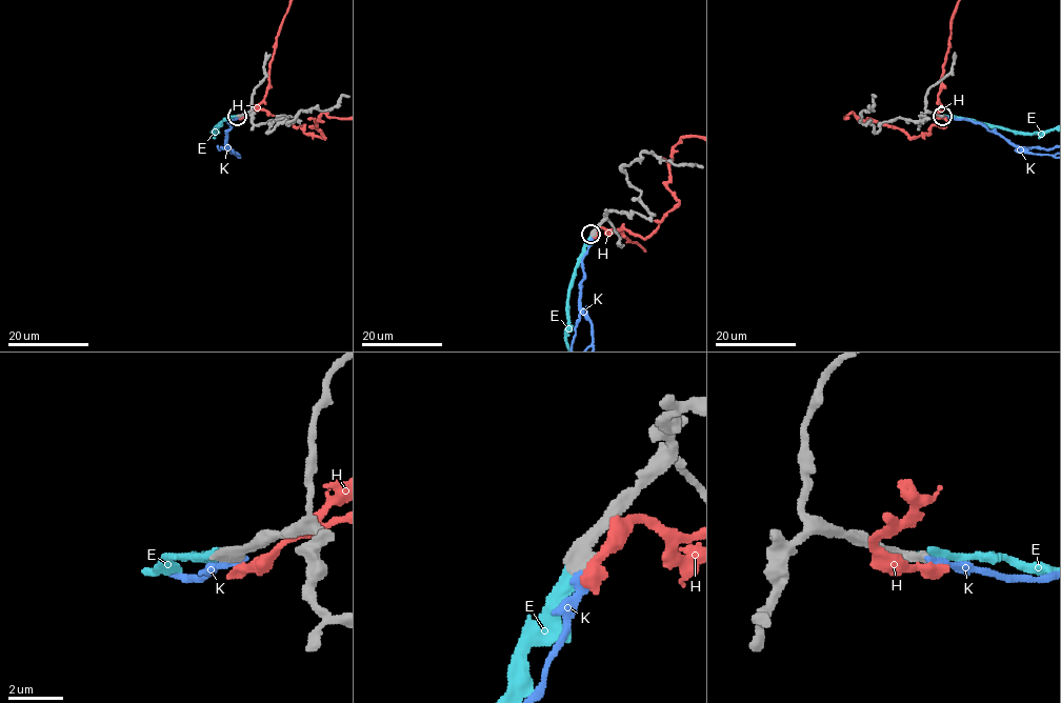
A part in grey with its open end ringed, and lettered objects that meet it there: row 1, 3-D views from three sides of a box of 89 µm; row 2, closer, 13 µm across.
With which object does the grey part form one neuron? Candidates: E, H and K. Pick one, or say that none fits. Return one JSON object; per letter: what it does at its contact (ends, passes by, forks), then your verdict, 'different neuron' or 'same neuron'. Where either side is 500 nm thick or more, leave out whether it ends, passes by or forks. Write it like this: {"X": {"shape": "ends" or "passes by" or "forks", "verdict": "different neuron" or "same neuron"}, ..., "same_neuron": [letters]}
{"E": {"verdict": "different neuron"}, "H": {"verdict": "different neuron"}, "K": {"verdict": "different neuron"}, "same_neuron": []}

